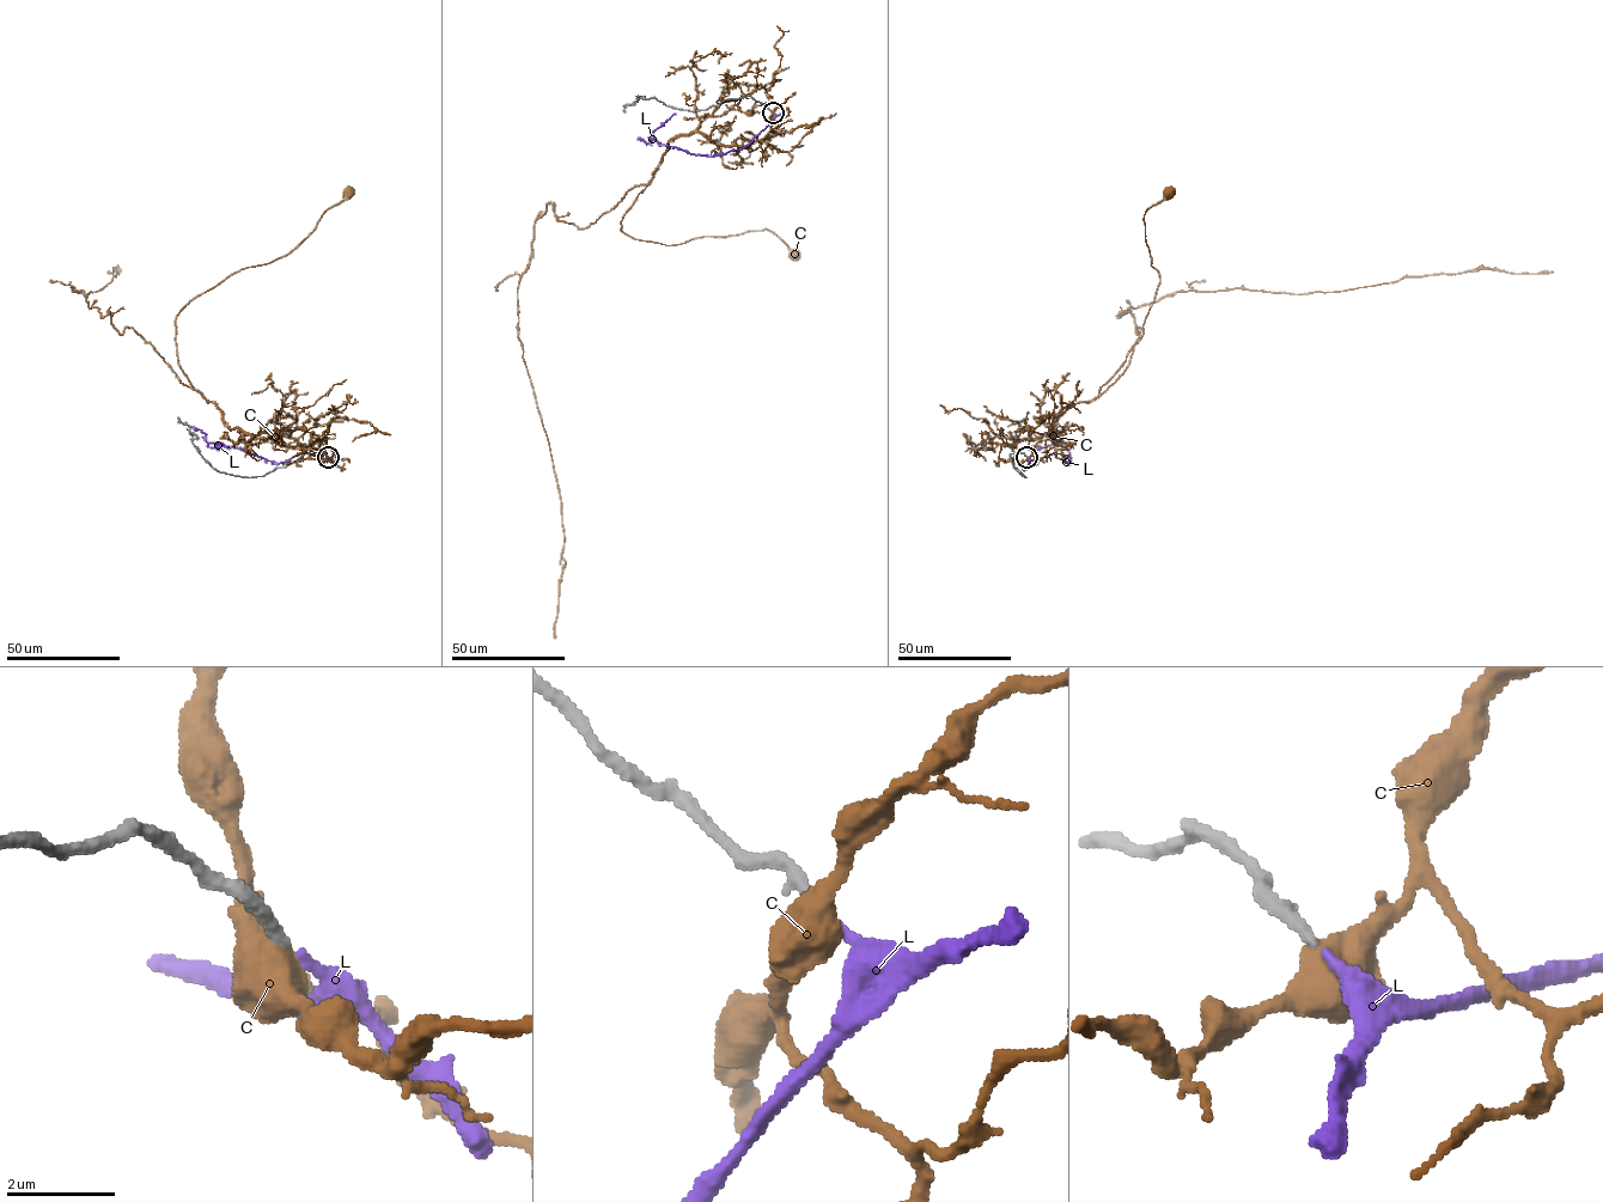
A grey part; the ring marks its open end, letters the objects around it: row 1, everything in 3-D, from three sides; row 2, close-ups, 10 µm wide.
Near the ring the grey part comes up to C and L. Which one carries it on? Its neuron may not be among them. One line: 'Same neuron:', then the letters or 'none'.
Same neuron: L

